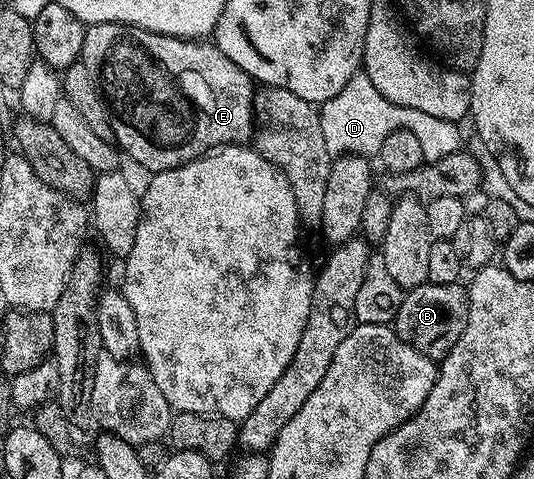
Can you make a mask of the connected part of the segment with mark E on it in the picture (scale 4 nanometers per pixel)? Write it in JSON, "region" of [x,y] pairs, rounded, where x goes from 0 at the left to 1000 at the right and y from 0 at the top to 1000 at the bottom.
{"region":[[[178,48],[161,58],[148,125],[170,157],[178,157],[200,221],[200,261],[212,267],[208,286],[221,313],[240,334],[243,328],[253,342],[279,353],[281,363],[326,353],[418,303],[464,296],[476,284],[478,171],[448,138],[433,132],[404,90],[298,73],[257,52]]]}

